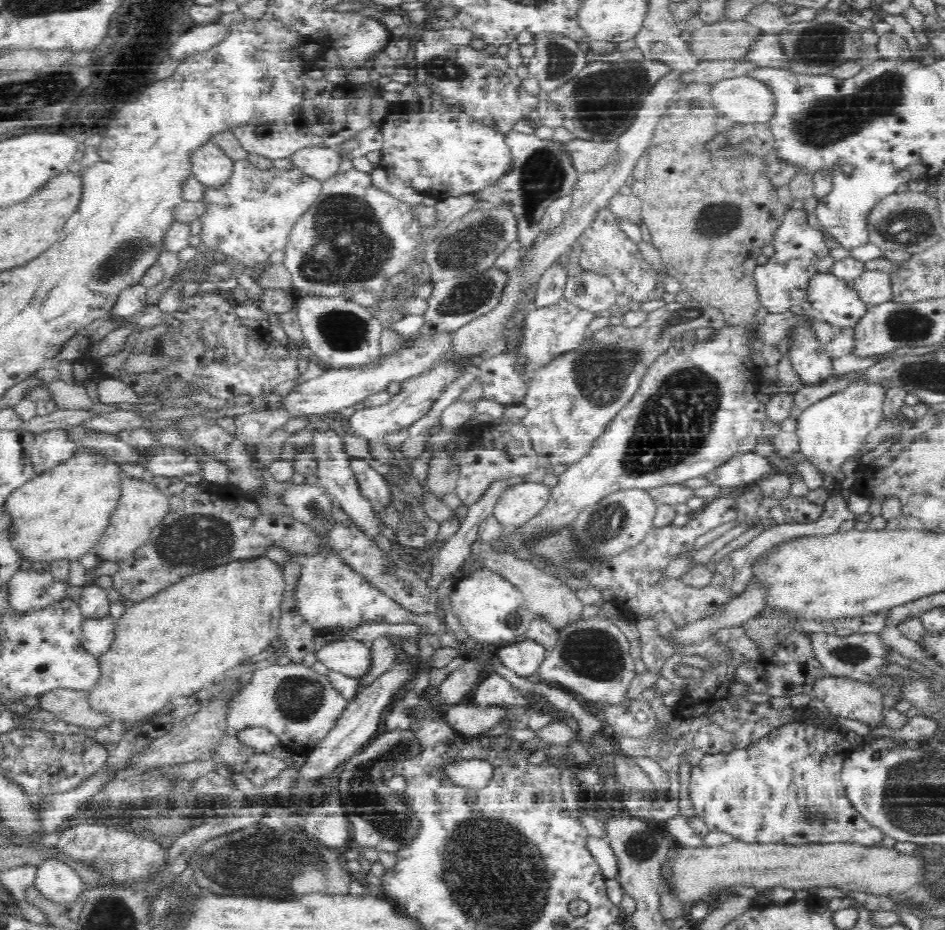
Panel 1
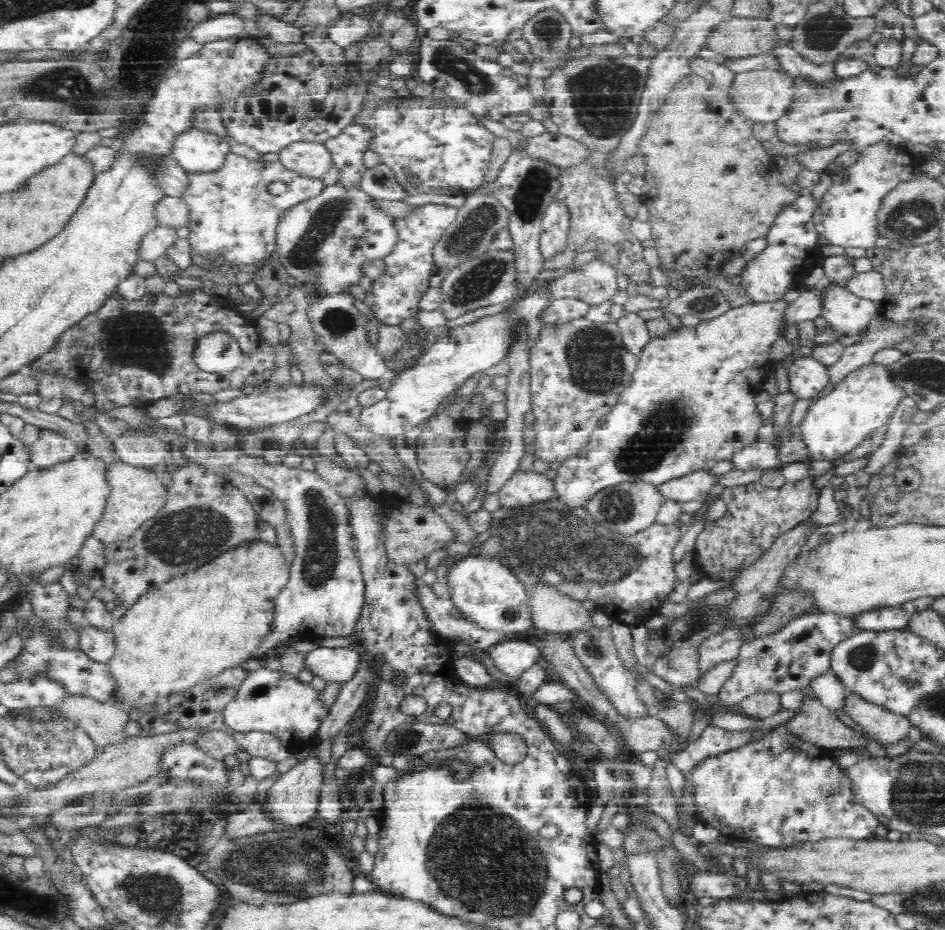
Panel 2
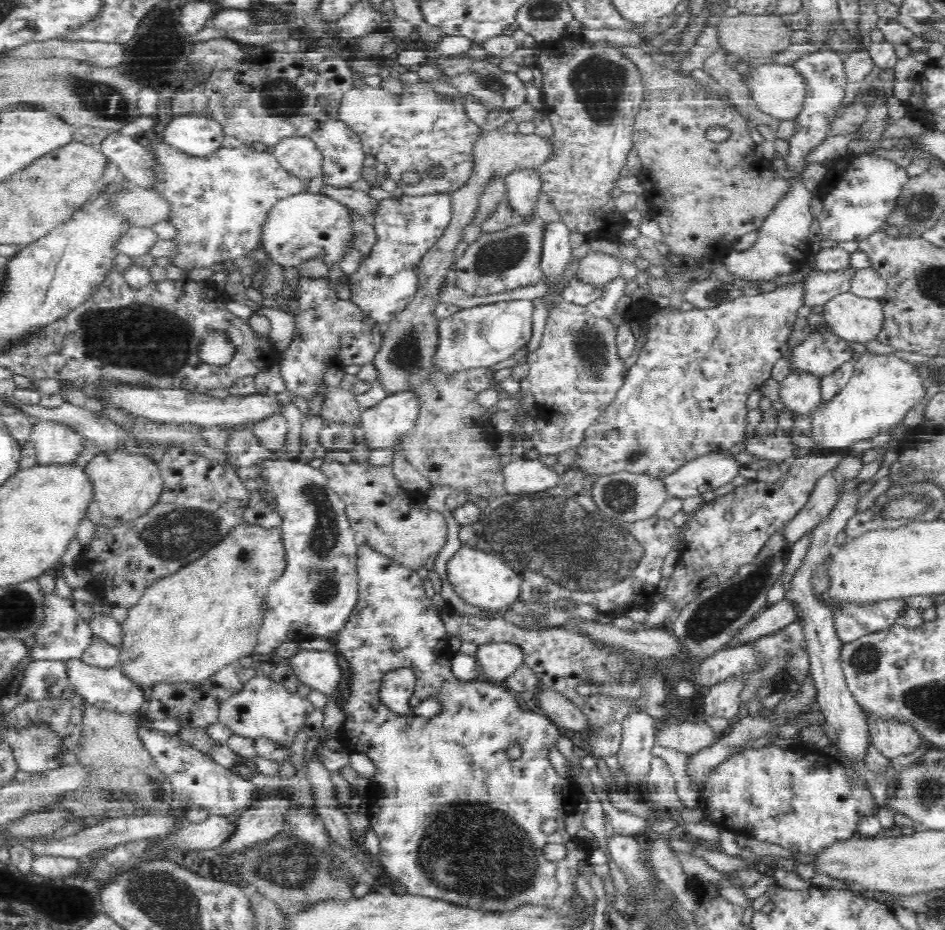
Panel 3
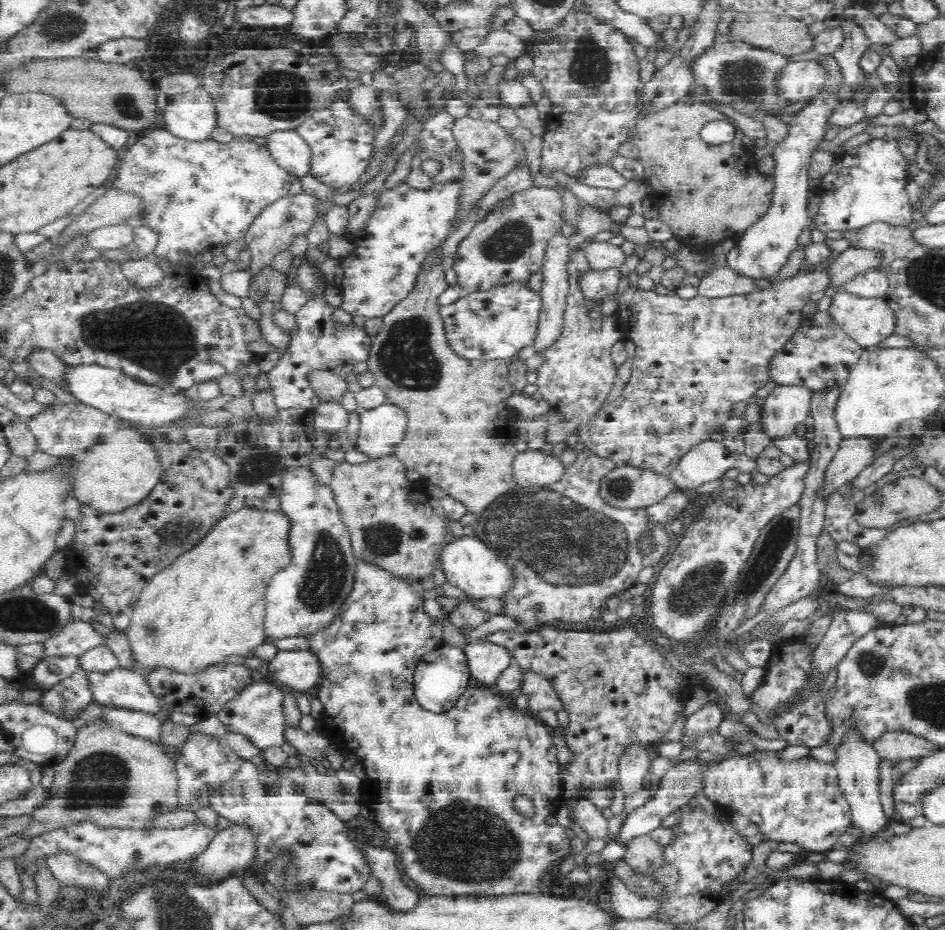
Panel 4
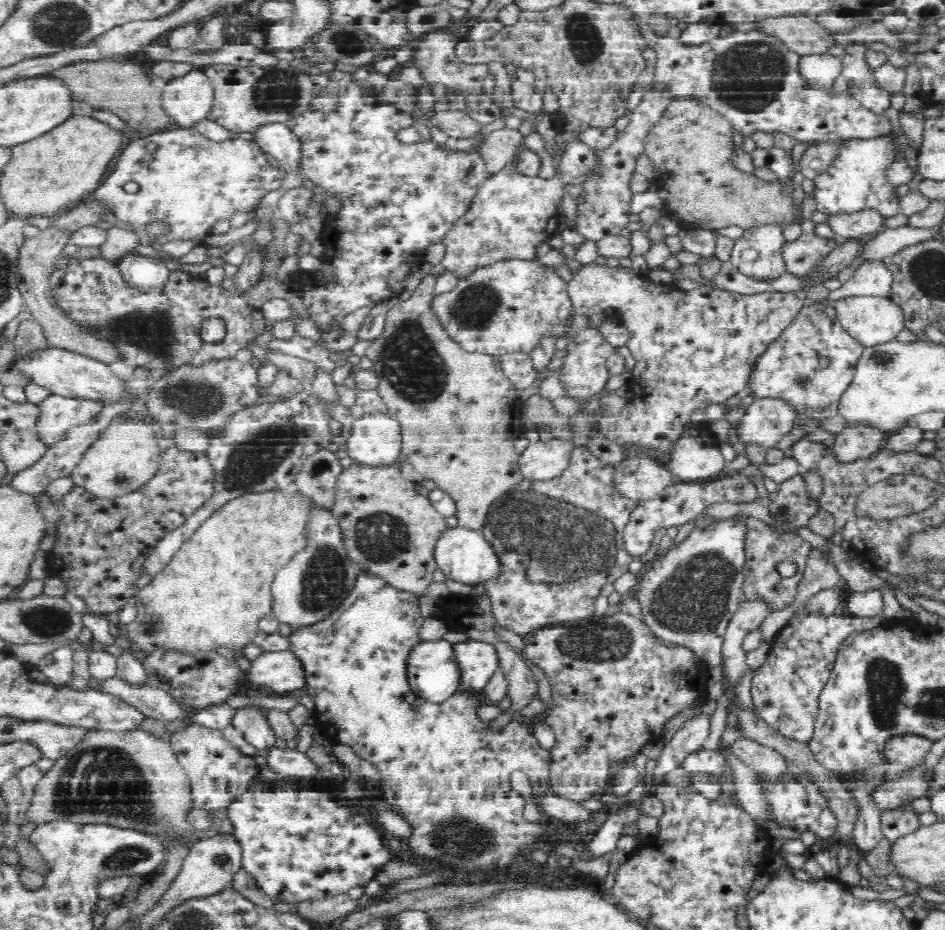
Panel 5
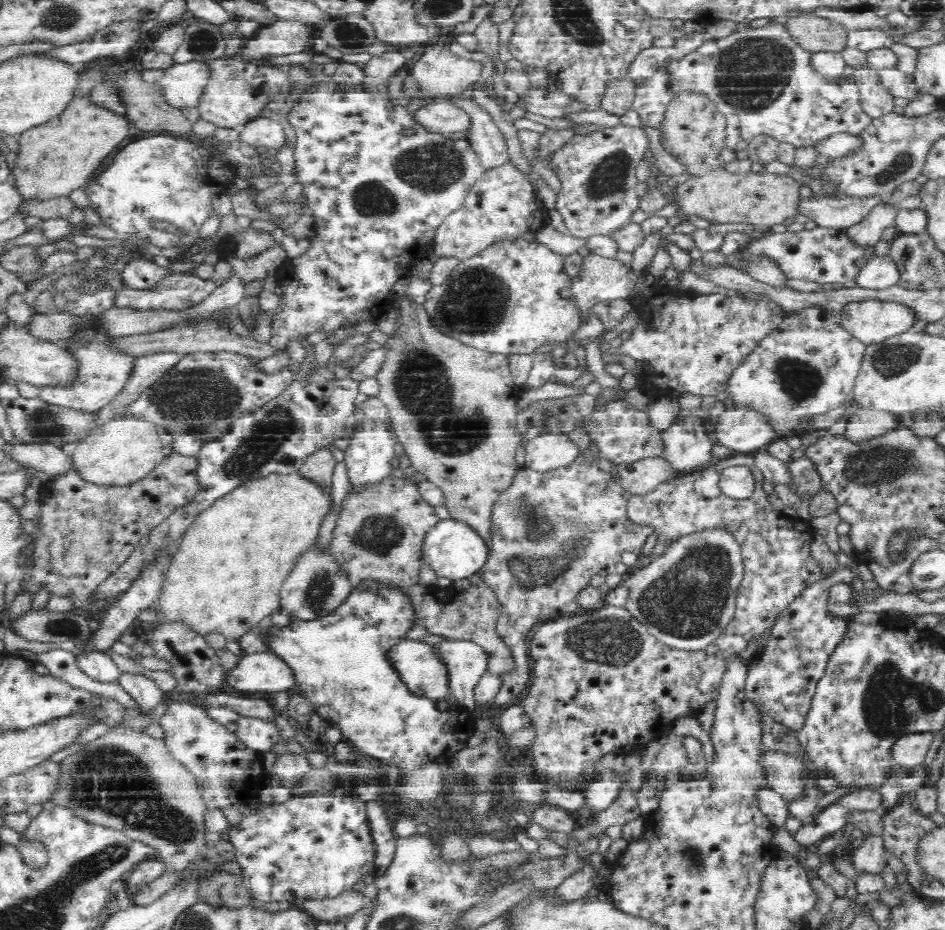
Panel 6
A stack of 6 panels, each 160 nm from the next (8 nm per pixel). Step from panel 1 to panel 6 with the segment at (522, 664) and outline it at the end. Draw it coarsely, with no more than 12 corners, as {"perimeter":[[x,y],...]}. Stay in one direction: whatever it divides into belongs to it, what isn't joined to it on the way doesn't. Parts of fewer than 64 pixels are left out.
{"perimeter":[[471,640],[442,641],[450,697],[471,712],[488,653]]}

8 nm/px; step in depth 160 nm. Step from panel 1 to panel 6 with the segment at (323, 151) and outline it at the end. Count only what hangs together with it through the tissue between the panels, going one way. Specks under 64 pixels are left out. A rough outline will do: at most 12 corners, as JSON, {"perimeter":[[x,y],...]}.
{"perimeter":[[260,117],[240,140],[276,152],[287,145],[280,121]]}

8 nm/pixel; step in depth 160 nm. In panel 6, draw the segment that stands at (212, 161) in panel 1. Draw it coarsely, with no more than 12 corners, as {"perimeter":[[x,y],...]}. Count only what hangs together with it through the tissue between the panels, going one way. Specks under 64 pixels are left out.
{"perimeter":[[174,63],[157,92],[172,108],[196,108],[207,63]]}

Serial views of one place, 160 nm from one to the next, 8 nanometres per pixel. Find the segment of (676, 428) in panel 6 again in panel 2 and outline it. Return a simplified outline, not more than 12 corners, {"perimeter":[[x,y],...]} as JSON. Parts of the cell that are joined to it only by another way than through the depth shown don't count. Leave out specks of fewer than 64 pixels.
{"perimeter":[[728,461],[710,470],[675,478],[657,489],[679,503],[709,492],[719,476],[728,474]]}

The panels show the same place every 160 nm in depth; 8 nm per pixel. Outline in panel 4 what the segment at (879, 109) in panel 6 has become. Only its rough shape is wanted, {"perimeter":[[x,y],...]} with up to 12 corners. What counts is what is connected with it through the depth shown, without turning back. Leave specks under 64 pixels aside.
{"perimeter":[[850,9],[840,28],[844,41],[833,53],[845,84],[866,78],[858,60],[872,48],[866,32]]}

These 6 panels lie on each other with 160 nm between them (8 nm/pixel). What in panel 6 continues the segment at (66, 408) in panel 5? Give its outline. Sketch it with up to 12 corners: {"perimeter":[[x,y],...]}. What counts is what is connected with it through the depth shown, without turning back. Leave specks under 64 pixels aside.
{"perimeter":[[104,332],[72,336],[82,382],[39,398],[96,414],[124,387],[132,357]]}

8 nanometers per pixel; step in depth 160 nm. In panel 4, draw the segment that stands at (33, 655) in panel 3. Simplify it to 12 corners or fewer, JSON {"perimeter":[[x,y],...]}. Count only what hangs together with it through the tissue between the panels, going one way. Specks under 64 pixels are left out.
{"perimeter":[[71,618],[41,644],[46,658],[79,657],[104,644],[91,623]]}

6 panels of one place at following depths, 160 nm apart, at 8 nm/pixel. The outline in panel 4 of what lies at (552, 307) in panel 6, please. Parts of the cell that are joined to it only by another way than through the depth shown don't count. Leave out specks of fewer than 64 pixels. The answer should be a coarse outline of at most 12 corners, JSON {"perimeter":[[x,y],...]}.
{"perimeter":[[516,283],[441,308],[464,360],[532,345],[539,293]]}

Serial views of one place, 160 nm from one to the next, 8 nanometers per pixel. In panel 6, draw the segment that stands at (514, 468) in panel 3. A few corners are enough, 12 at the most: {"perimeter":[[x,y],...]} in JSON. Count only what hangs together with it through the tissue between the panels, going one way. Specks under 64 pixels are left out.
{"perimeter":[[564,434],[526,444],[523,468],[550,472],[582,450]]}

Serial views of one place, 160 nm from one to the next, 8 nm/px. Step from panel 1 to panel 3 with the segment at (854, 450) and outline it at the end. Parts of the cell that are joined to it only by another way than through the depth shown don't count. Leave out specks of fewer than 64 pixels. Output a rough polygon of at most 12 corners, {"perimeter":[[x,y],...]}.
{"perimeter":[[866,353],[807,417],[814,450],[887,432],[925,397],[911,363]]}

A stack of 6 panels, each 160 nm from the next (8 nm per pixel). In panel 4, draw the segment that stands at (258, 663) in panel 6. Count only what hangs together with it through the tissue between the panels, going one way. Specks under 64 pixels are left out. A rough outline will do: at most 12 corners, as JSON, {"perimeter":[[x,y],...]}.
{"perimeter":[[281,650],[268,666],[274,678],[314,692],[324,662],[307,650]]}

